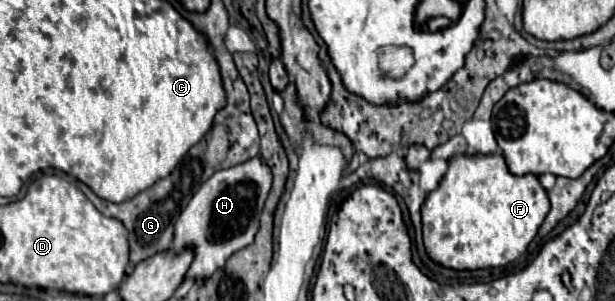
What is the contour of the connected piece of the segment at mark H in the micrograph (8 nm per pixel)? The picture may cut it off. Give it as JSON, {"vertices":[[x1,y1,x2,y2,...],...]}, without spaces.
{"vertices":[[253,157,241,165,231,169,215,171,193,195,189,205,183,209,175,223,171,253,181,253,183,249,191,249,193,261,187,271,187,279,207,281,217,269,225,265,225,261,239,249,253,243,259,231,259,215,263,211,263,203,271,189,271,171,259,159]]}

